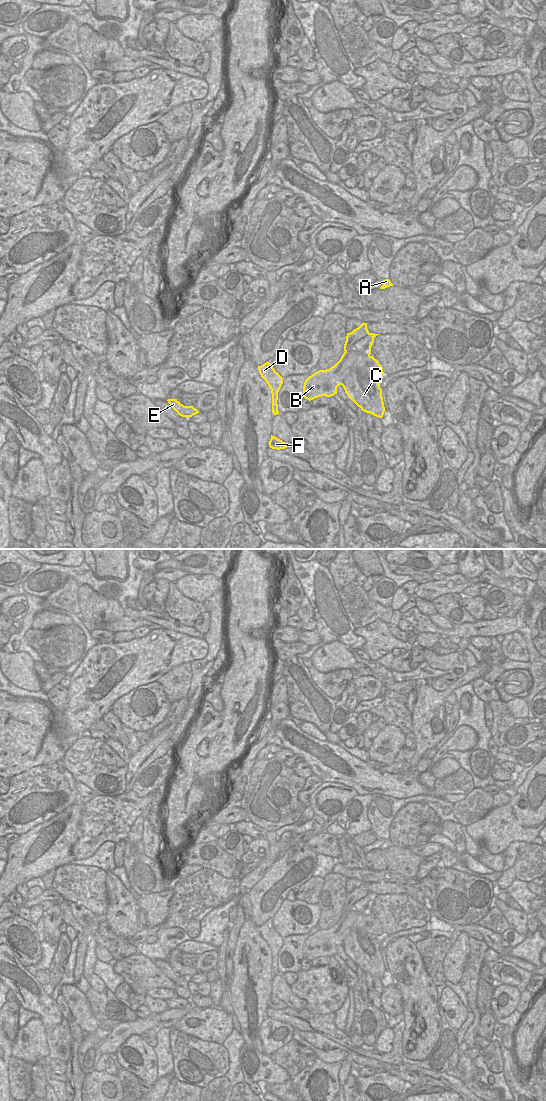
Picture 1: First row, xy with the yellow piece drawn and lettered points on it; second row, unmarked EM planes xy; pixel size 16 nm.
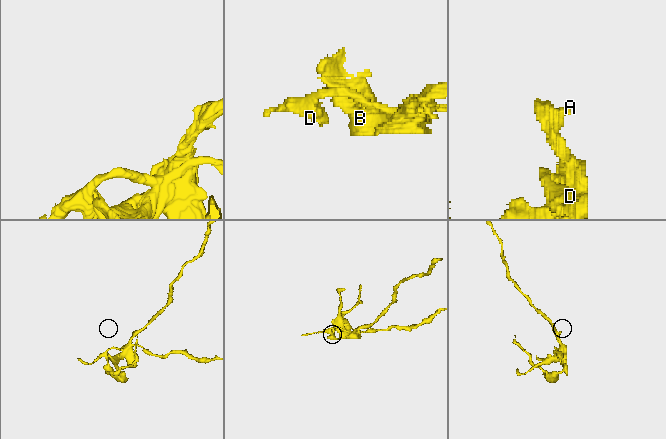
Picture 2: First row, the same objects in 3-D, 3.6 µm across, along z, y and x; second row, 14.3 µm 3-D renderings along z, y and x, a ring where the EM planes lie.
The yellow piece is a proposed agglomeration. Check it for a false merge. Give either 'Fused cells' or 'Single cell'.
Fused cells

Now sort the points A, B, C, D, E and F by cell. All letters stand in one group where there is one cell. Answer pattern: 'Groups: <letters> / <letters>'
Groups: A / B C D E F

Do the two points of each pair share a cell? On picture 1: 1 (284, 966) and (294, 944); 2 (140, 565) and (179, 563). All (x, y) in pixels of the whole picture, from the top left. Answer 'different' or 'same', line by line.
1: same
2: different

